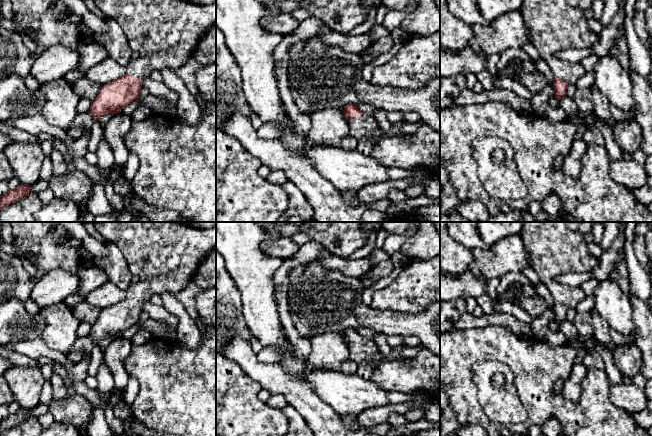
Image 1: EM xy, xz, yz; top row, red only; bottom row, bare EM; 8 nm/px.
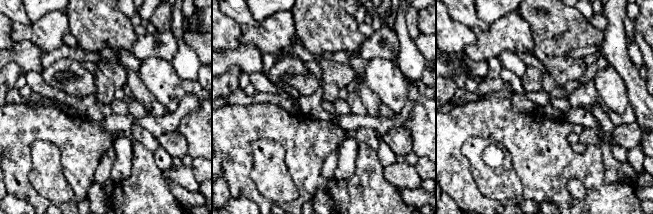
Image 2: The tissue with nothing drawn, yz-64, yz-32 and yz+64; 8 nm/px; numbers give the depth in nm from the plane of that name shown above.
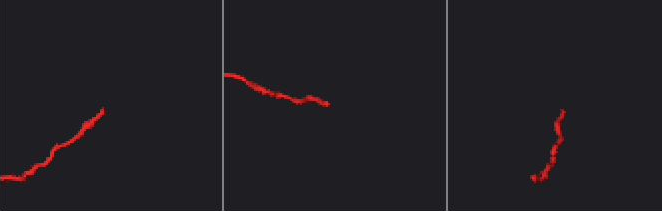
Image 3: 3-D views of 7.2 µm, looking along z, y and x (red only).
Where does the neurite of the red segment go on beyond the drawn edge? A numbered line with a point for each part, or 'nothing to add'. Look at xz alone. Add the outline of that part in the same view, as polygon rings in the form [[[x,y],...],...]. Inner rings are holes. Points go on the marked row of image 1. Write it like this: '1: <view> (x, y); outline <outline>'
1: xz (363, 127); outline [[[362,114],[359,118],[354,118],[349,121],[349,135],[355,139],[366,139],[367,141],[375,144],[382,138],[386,137],[400,137],[405,138],[410,134],[406,134],[402,131],[403,121],[391,123],[391,127],[388,132],[382,130],[379,138],[373,137],[373,132],[379,127],[374,116]]]

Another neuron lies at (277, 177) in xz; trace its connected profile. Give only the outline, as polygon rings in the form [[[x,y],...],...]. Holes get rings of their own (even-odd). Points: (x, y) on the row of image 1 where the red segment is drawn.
[[[282,170],[271,171],[266,179],[267,181],[278,185],[282,185],[284,182],[287,181],[286,175]]]

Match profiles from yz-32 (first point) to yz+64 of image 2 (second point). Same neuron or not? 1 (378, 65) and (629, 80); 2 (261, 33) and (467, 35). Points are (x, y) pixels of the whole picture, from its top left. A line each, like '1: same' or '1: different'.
1: different
2: different

